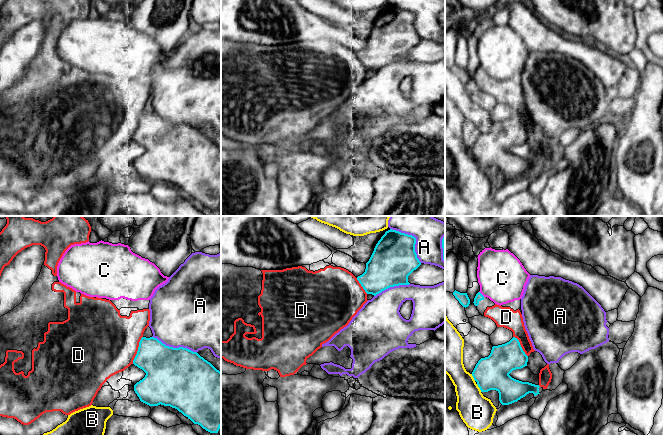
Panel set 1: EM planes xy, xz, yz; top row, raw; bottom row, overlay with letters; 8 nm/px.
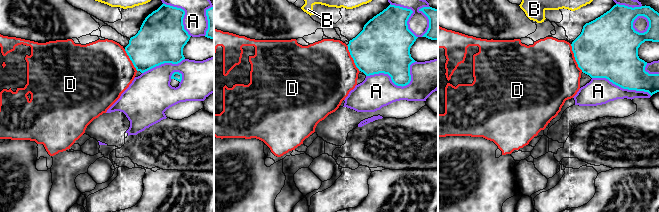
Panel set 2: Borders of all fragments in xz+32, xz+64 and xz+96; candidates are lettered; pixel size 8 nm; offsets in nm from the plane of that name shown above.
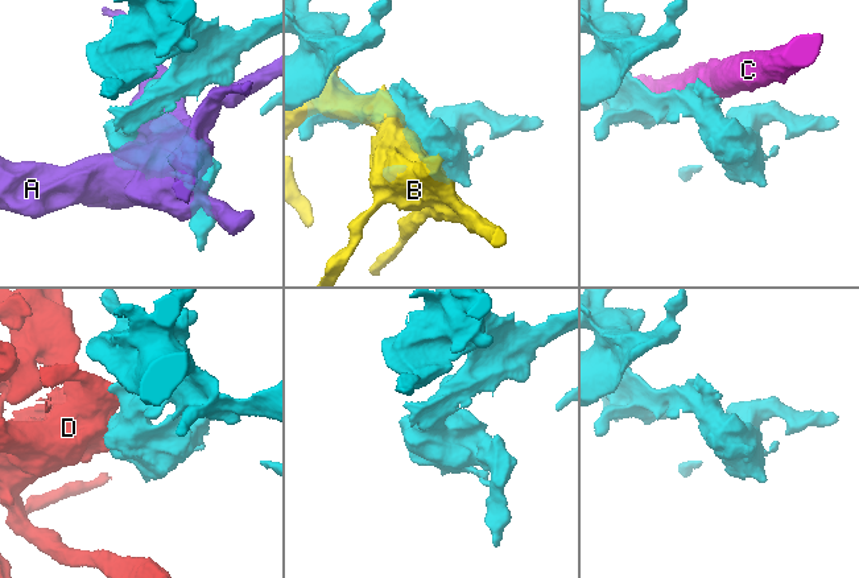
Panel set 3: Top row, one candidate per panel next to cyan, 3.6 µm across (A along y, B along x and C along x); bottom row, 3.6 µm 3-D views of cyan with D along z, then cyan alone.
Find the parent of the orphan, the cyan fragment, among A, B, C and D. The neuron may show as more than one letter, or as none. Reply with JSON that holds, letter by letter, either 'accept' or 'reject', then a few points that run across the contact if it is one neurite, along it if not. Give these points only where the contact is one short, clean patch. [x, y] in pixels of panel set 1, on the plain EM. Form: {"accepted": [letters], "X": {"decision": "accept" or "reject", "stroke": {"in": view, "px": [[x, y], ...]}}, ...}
{"accepted": ["D"], "A": {"decision": "reject"}, "B": {"decision": "reject"}, "C": {"decision": "reject"}, "D": {"decision": "accept"}}

